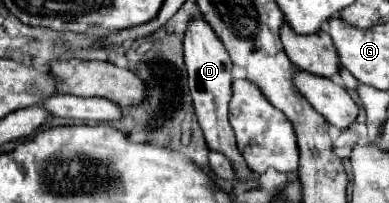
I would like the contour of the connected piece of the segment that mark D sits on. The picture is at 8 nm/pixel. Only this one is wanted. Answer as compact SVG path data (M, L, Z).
M203 17L193 19L187 27L187 35L185 35L185 67L189 73L189 87L191 87L191 97L193 97L193 105L195 105L195 113L199 119L199 127L207 139L207 145L211 151L217 151L221 155L225 155L227 159L233 161L235 169L237 169L237 177L239 181L249 181L253 179L253 175L247 171L247 165L237 149L235 143L235 133L229 125L227 119L227 103L231 99L231 69L233 63L223 47L223 43L217 39L217 35L213 33L213 29L209 27L209 23L205 23Z

